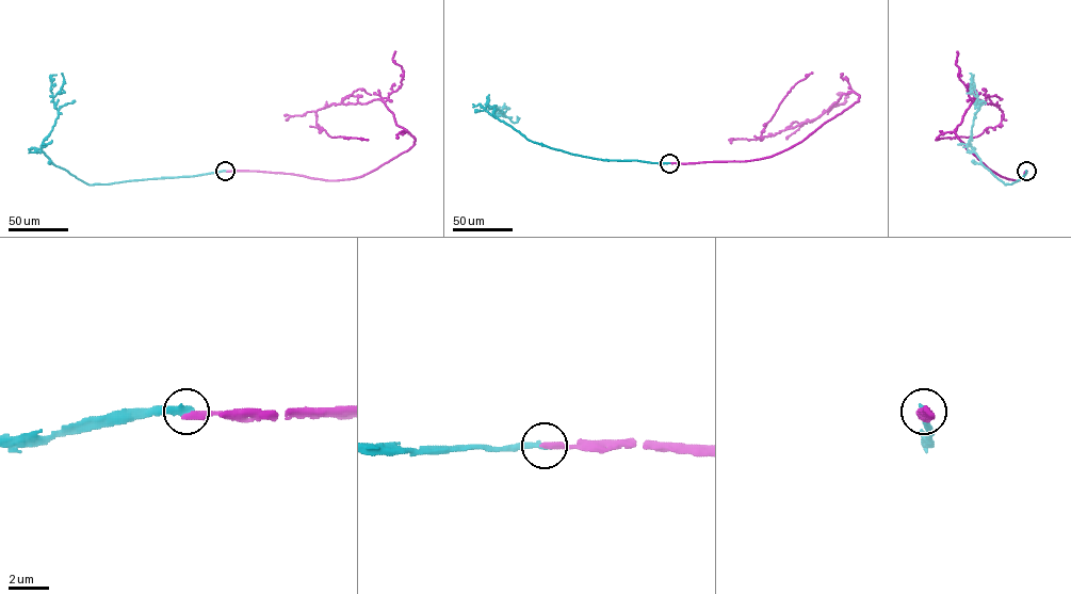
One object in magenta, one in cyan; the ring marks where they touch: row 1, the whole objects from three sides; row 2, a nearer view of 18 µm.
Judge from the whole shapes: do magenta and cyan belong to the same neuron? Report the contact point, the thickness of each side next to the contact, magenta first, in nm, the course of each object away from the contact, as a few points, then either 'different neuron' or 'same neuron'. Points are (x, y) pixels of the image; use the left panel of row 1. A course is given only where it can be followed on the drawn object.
at (225, 171); 360 nm thick on the magenta side, 340 nm on the other; magenta runs (225, 171), (349, 179), (407, 151), (415, 139), (378, 99), (315, 112), (318, 127), (330, 137), (368, 140); cyan runs (225, 171), (88, 185), (55, 166), (42, 149), (42, 145), (58, 115), (53, 98), (63, 83), (62, 73); different neuron

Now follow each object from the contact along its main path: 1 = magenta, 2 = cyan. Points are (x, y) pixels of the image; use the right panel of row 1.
1: (1026, 171), (1020, 180), (1000, 176), (955, 132), (976, 99), (996, 103), (999, 125), (976, 137), (936, 140)
2: (1026, 171), (1022, 178), (1005, 185), (982, 163), (969, 143), (978, 108), (977, 98), (970, 91), (970, 73)

